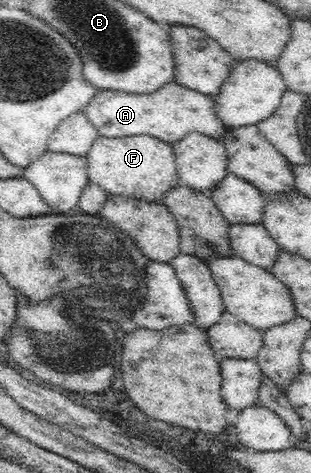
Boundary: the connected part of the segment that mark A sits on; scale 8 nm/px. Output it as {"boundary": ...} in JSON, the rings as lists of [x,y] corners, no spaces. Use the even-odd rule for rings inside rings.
{"boundary":[[[175,81],[151,94],[100,90],[91,98],[87,108],[83,109],[87,120],[96,128],[98,136],[105,138],[147,135],[173,145],[191,132],[198,132],[217,142],[223,142],[226,132],[230,129],[219,120],[215,111],[215,98],[185,88]]]}

